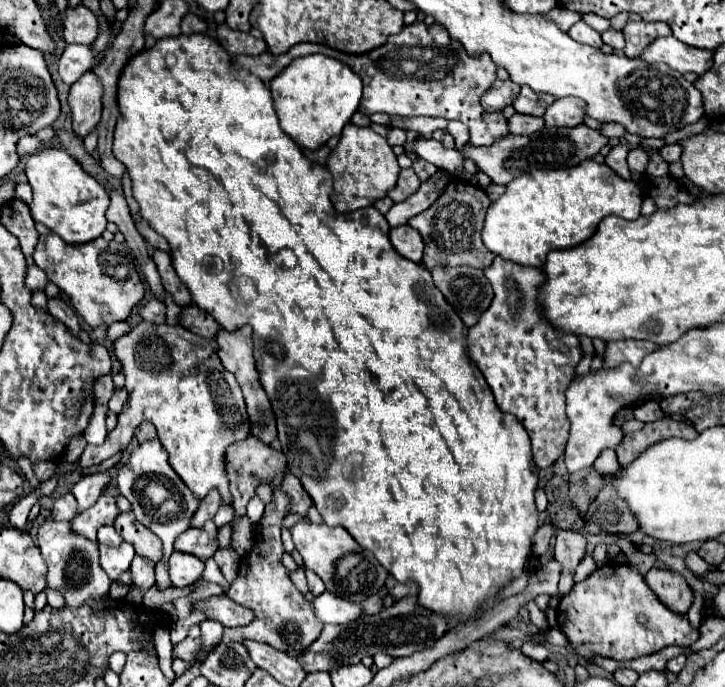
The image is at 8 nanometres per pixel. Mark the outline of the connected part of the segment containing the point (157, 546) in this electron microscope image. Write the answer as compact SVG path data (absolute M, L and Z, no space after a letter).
M132 512L120 514L114 522L114 528L120 532L120 536L130 542L136 550L138 556L152 560L154 564L158 564L164 556L162 552L162 542L150 532L150 528L146 528L144 524L138 524L138 520L134 518Z

